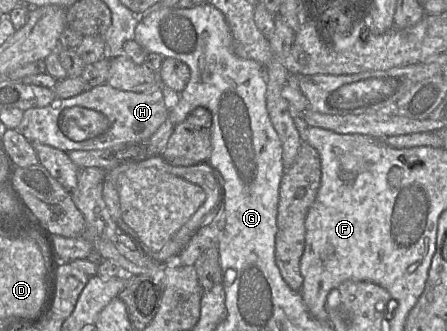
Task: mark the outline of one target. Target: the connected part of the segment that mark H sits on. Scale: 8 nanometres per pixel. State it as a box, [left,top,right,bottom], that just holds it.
[16,83,169,153]

